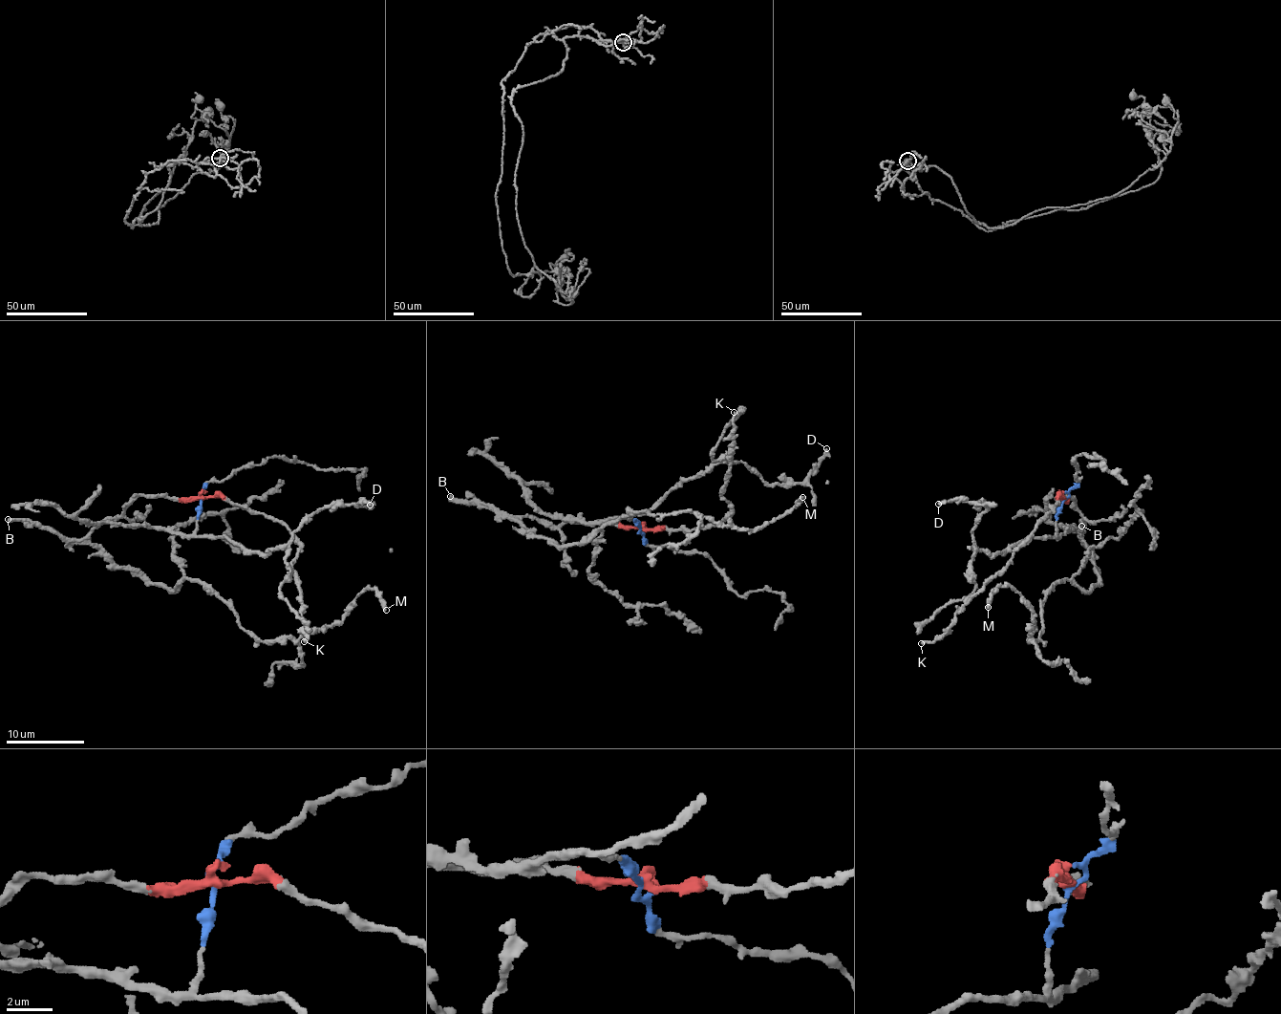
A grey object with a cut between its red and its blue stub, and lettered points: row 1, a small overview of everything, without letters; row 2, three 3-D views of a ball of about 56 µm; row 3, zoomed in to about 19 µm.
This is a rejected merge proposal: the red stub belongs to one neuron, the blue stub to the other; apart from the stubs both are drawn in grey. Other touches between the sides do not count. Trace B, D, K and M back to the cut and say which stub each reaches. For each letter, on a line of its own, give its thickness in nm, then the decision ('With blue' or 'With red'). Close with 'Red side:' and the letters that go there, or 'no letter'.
B: Thickness 400 nm. With red
D: Thickness 380 nm. With blue
K: Thickness 220 nm. With red
M: Thickness 300 nm. With red
Red side: B, K, M

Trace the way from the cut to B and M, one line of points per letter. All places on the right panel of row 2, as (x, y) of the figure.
B: (1063, 497), (1067, 500), (1075, 497), (1083, 517), (1080, 526), (1084, 543), (1078, 533), (1085, 527), (1080, 525)
M: (1063, 497), (1083, 517), (1097, 583), (1051, 587), (1036, 640), (1030, 603), (1009, 587), (988, 608)

